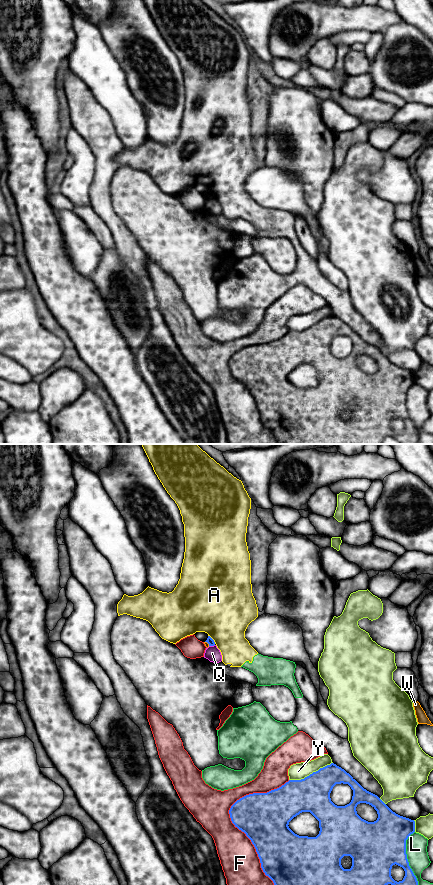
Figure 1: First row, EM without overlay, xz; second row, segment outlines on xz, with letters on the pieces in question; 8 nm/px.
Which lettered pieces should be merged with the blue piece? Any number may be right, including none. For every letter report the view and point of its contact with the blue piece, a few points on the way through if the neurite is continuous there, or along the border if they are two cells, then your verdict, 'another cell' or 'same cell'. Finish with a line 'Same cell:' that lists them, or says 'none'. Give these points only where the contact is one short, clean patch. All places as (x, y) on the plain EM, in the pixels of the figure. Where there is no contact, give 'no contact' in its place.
A: xz (212, 191) | another cell
F: xz (231, 372) | another cell
L: xz (407, 413) | another cell
Q: xz (211, 197) | along xz (214, 196), (209, 198) | another cell
W: xz (207, 194) | along xz (205, 193), (209, 197) | another cell
Y: xz (310, 326) | another cell
Same cell: none

